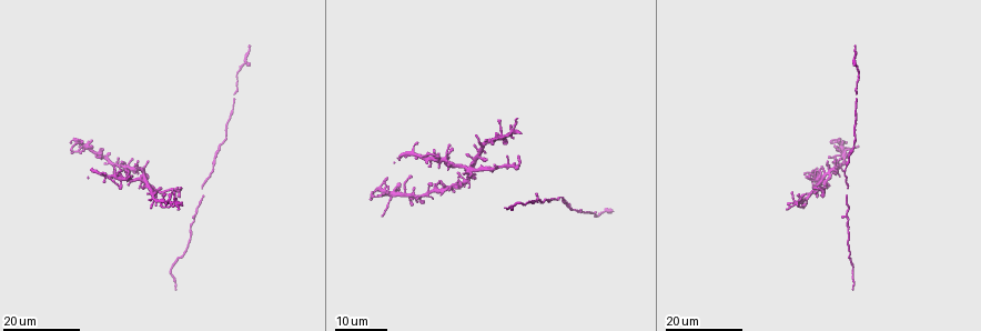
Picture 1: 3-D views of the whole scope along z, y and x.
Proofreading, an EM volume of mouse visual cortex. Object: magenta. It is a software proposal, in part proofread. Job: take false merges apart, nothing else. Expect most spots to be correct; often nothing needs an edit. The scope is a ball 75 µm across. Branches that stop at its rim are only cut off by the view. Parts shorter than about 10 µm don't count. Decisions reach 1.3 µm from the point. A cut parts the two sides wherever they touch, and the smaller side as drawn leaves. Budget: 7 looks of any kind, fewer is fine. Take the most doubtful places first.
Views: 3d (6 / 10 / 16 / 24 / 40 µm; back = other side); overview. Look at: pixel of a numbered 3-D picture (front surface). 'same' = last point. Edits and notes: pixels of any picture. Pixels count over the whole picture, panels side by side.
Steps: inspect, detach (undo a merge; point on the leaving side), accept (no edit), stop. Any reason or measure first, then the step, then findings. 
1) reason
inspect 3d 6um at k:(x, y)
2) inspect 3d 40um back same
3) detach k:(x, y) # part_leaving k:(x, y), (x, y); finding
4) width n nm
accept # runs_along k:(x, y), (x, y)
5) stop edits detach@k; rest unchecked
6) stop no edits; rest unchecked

three arms meet
inspect 3d 24um at 1:(145, 182)

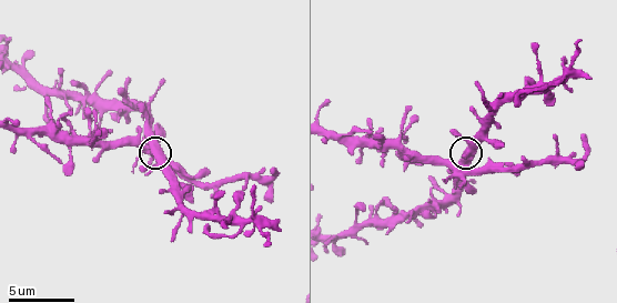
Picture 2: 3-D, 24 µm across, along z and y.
inspect 3d 10um at 2:(155, 147)

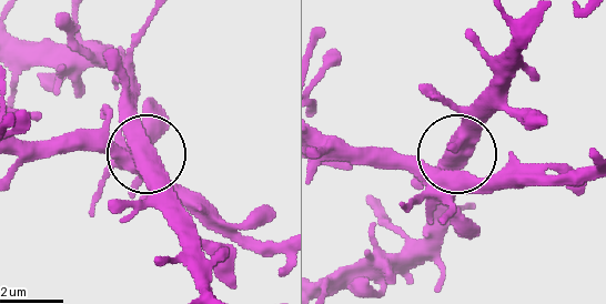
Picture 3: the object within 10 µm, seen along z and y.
arms 3
accept # continuous, no second cell

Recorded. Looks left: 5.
narrows sharply
inspect 3d 16um at 1:(213, 159)

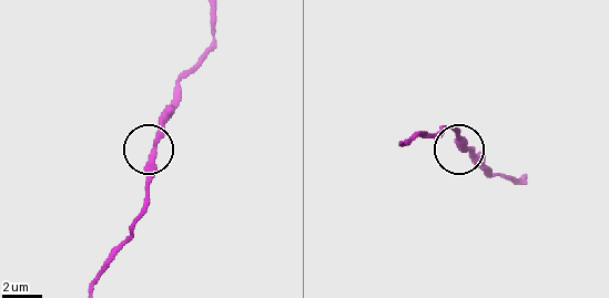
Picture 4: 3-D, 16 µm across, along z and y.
zoom in
inspect 3d 10um at 4:(466, 149)

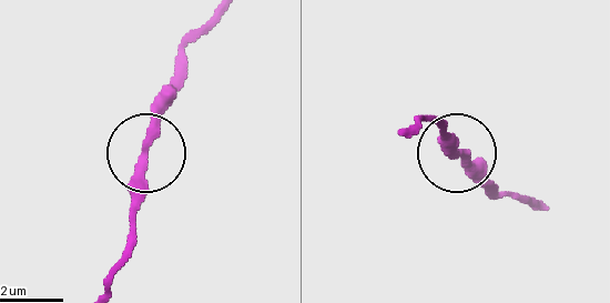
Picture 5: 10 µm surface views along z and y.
accept # continuous, no second cell

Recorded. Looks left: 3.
inspect 3d 10um at 2:(271, 189)

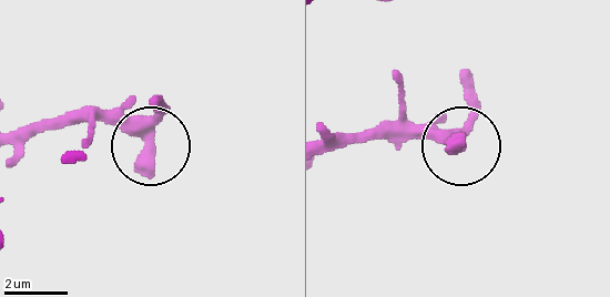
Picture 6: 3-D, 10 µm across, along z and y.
zoom in
inspect 3d 6um at 6:(148, 147)

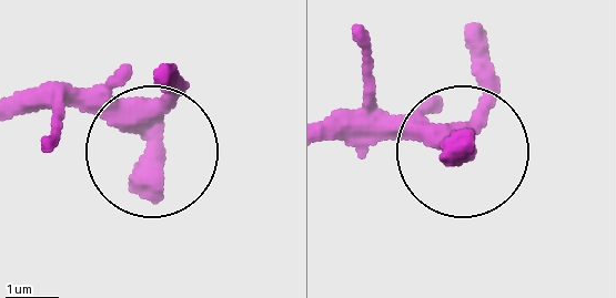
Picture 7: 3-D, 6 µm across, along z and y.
side_arm 34 um
accept # all the same cell

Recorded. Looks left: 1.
stop no edits; rest unchecked

